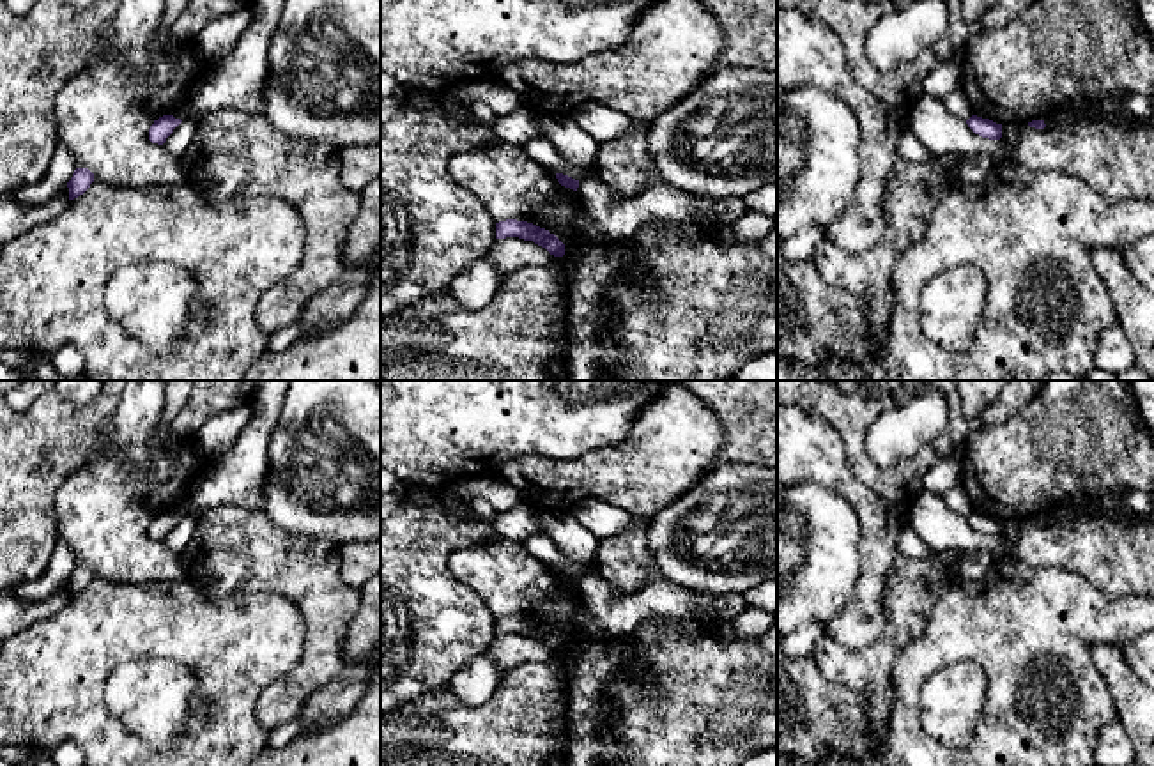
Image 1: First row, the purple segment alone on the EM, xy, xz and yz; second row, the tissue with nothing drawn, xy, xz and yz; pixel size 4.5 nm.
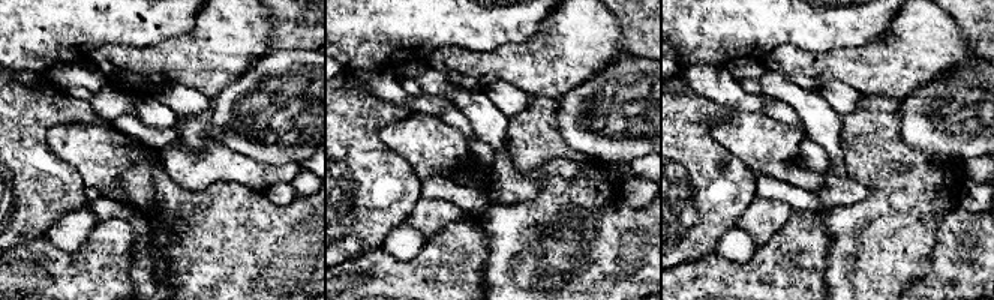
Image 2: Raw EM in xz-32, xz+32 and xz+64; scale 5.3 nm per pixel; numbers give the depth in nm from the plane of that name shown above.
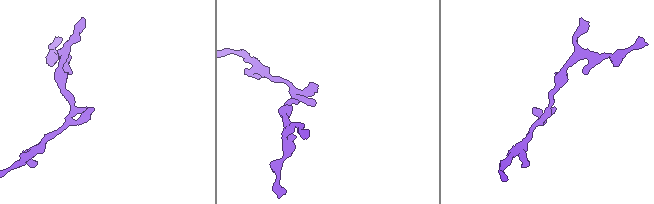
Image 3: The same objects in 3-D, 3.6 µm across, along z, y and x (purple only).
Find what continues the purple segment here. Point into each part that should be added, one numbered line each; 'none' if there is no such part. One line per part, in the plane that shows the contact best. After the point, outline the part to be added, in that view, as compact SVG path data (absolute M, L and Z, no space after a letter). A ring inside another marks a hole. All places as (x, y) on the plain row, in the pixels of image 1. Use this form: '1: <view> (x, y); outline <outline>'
none

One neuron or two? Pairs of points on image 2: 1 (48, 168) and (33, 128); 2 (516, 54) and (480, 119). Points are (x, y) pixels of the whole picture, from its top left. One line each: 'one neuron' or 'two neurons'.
1: one neuron
2: two neurons

